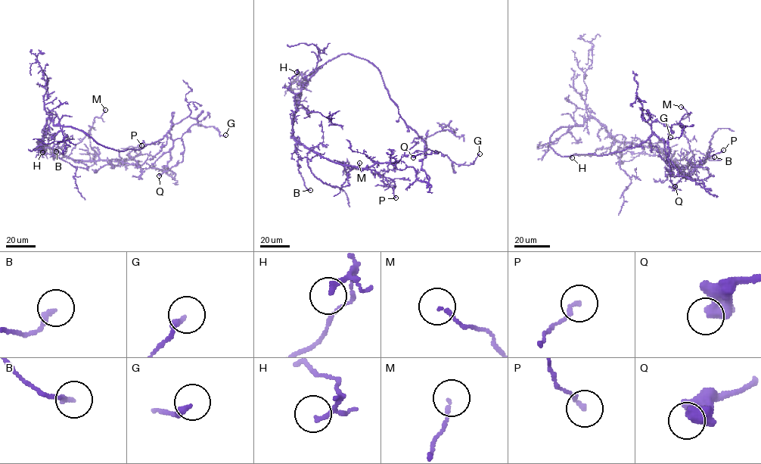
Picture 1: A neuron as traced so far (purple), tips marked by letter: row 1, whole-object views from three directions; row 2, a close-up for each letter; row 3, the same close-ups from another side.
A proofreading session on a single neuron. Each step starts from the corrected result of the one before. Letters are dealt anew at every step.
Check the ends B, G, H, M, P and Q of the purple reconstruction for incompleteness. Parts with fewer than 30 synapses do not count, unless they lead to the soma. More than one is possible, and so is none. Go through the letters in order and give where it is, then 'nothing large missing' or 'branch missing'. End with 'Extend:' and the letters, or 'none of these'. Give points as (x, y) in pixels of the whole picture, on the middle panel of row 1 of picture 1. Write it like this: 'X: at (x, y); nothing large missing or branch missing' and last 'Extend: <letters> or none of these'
B: at (310, 190); nothing large missing
G: at (479, 154); nothing large missing
H: at (296, 72); nothing large missing
M: at (359, 163); nothing large missing
P: at (396, 197); nothing large missing
Q: at (413, 157); nothing large missing
Extend: none of these

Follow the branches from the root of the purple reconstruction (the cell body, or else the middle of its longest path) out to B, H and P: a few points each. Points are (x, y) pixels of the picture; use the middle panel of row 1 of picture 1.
B: (298, 142), (309, 150), (306, 157), (298, 160), (297, 166), (304, 185), (310, 190)
H: (298, 142), (293, 130), (294, 112), (297, 107), (295, 95), (288, 89), (290, 79), (296, 72)
P: (298, 142), (335, 162), (374, 169), (392, 179), (395, 184), (393, 191), (396, 197)

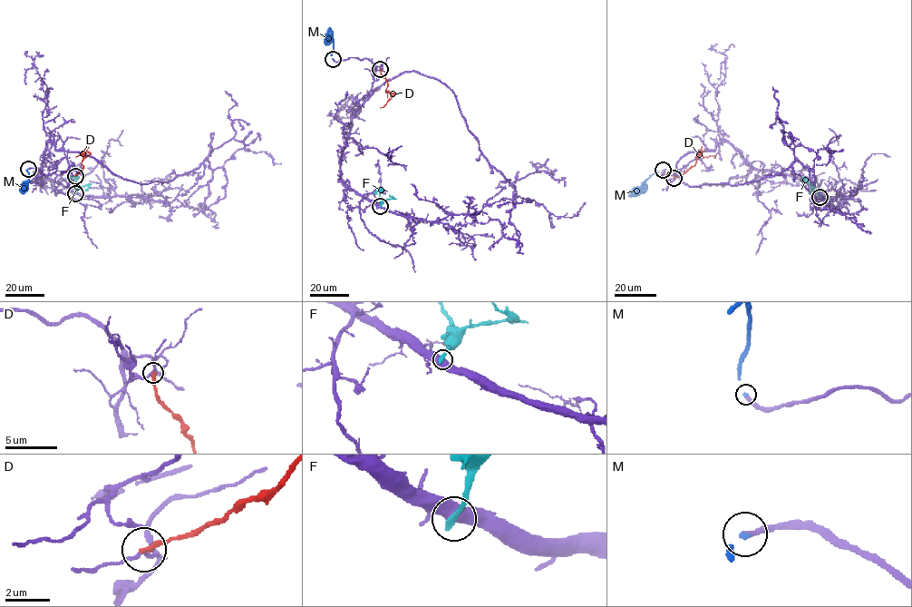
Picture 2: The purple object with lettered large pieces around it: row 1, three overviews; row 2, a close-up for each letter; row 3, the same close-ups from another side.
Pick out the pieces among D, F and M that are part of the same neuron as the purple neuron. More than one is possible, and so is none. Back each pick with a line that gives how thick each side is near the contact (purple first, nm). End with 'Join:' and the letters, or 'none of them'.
M: calibres 260 and 170 nm
Join: M

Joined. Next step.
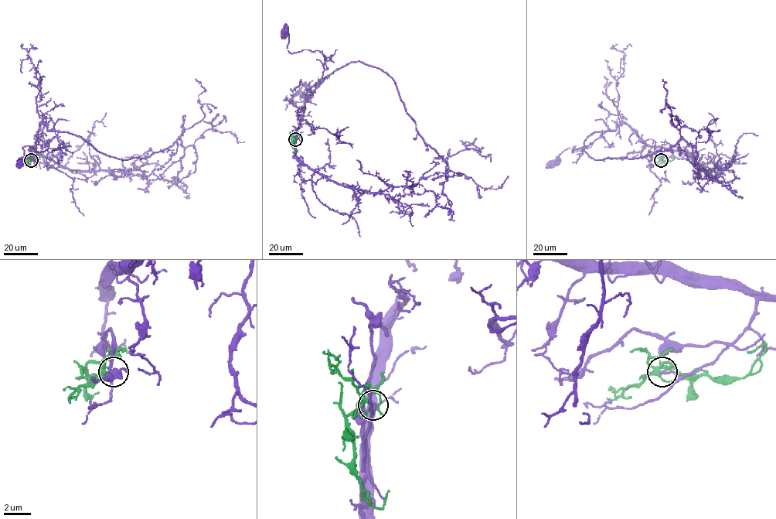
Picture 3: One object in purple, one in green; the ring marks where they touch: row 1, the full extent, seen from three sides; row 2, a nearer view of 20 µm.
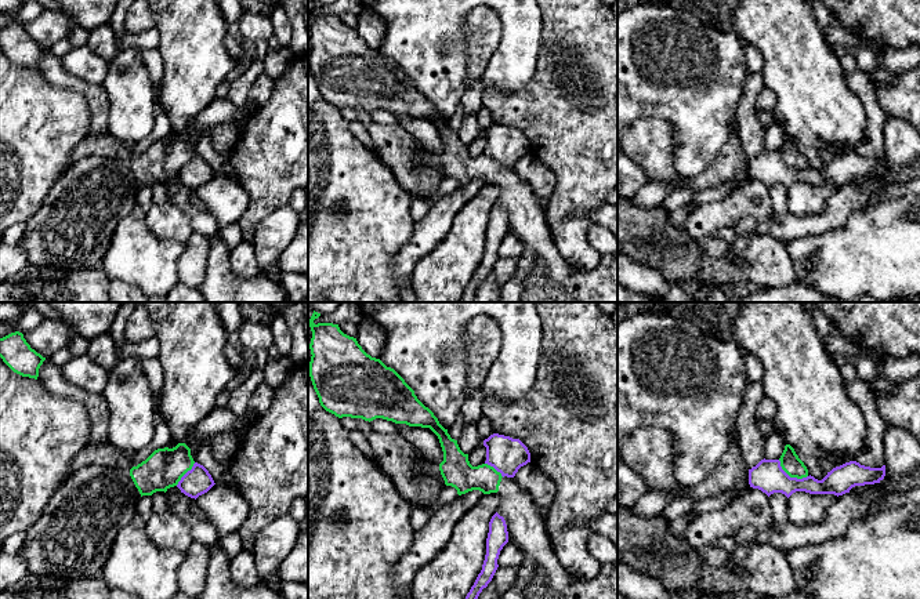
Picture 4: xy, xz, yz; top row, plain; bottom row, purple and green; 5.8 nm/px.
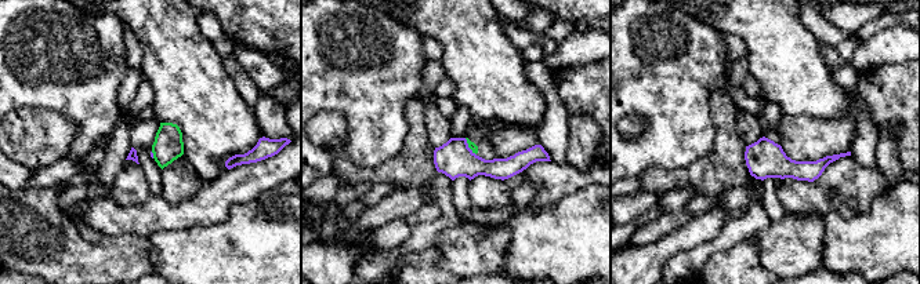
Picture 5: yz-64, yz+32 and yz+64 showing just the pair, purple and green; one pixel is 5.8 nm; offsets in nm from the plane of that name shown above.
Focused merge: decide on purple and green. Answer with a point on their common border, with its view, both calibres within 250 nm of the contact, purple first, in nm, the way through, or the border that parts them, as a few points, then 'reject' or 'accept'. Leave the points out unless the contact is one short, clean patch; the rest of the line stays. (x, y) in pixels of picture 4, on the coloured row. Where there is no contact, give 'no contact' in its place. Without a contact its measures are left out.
yz (789, 476) | 190/120 nm | along yz (778, 460), (779, 465), (790, 476), (807, 476) | reject

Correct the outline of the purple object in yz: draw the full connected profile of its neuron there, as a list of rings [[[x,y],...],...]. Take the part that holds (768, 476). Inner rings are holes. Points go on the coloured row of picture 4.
[[[761,460],[756,467],[749,469],[749,484],[758,489],[768,497],[774,493],[782,493],[787,498],[796,491],[809,494],[834,494],[843,495],[850,493],[855,486],[880,483],[885,476],[885,465],[870,468],[856,461],[845,462],[833,468],[827,475],[818,480],[814,476],[803,479],[790,478],[780,467],[779,460]]]

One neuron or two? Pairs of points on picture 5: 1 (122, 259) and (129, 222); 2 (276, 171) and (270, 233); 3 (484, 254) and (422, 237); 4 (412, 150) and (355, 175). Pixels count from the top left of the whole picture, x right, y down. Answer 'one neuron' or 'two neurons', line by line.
1: two neurons
2: two neurons
3: two neurons
4: one neuron

